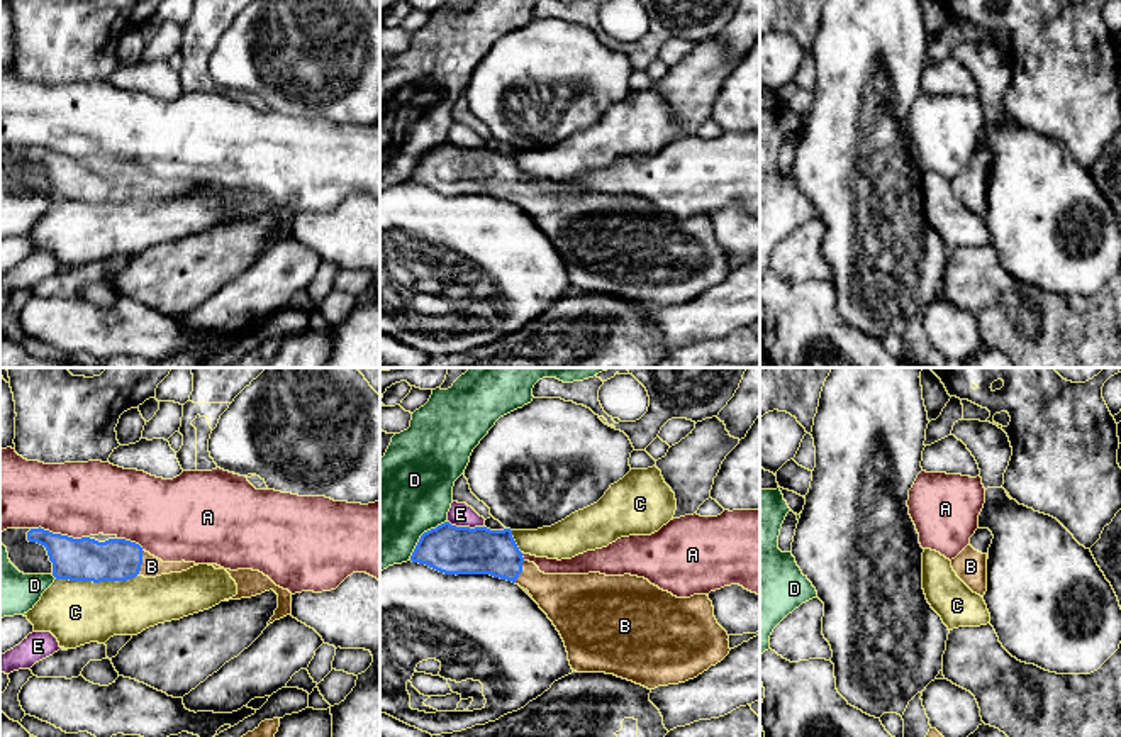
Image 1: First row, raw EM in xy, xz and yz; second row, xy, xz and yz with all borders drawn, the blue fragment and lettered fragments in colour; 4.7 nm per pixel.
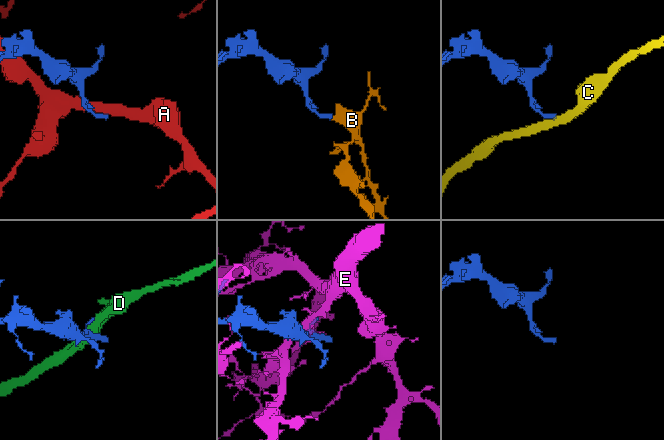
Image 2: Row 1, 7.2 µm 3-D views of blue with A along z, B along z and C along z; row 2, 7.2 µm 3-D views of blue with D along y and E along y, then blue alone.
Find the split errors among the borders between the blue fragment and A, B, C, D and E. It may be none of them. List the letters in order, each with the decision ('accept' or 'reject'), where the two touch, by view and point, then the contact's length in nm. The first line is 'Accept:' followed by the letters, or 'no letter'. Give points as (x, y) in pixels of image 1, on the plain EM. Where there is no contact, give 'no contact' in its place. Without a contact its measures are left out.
Accept: B
A: reject; contact xy (60, 155); length 280 nm
B: accept; contact xy (141, 183); length 130 nm
C: reject; contact xy (95, 202); length 380 nm
D: reject; contact xz (421, 156); length 260 nm
E: reject; contact xz (467, 148); length 180 nm

